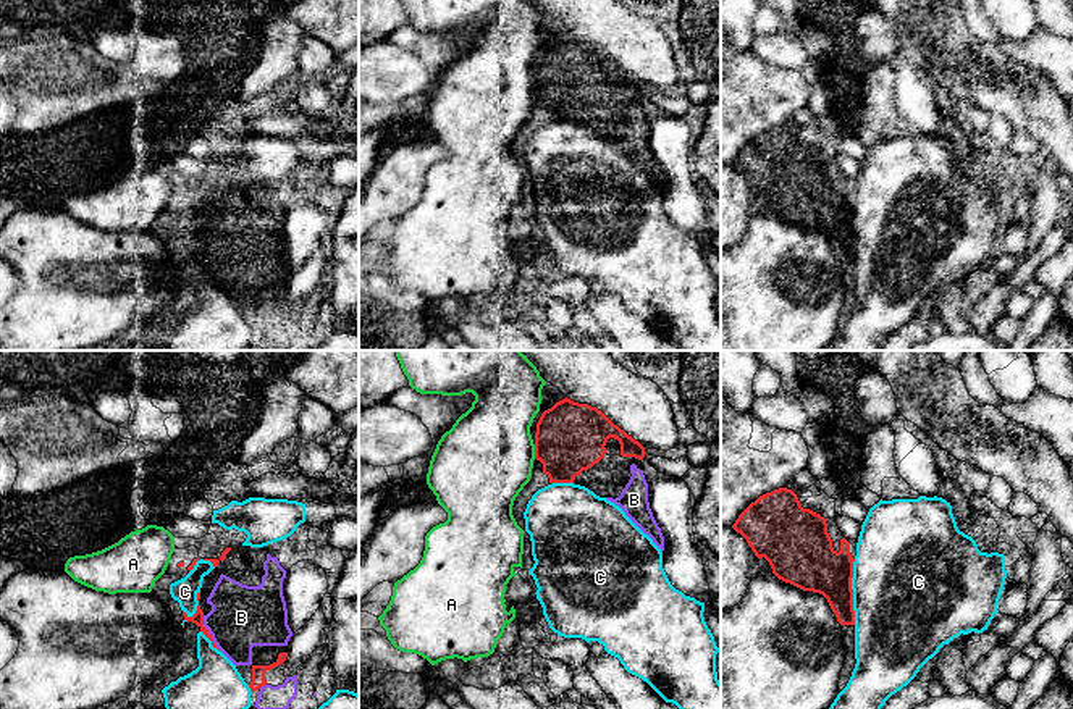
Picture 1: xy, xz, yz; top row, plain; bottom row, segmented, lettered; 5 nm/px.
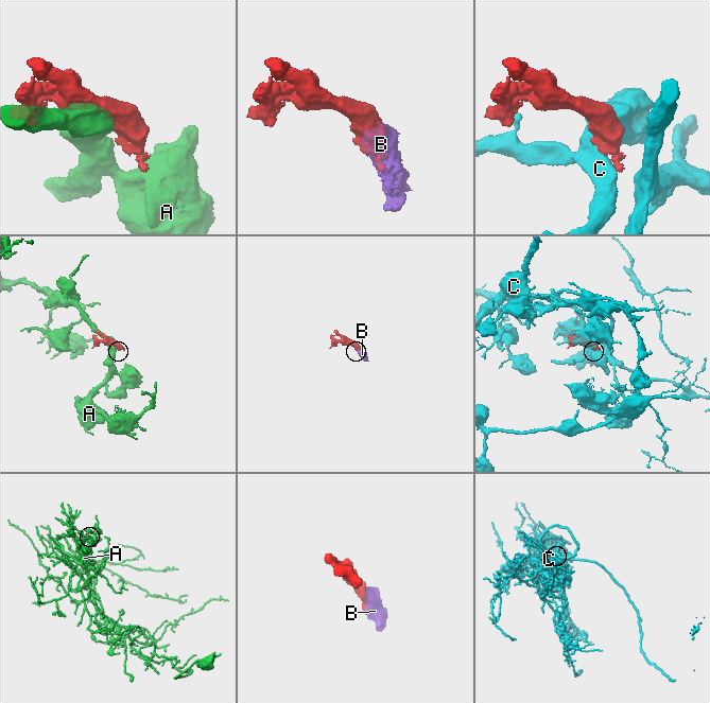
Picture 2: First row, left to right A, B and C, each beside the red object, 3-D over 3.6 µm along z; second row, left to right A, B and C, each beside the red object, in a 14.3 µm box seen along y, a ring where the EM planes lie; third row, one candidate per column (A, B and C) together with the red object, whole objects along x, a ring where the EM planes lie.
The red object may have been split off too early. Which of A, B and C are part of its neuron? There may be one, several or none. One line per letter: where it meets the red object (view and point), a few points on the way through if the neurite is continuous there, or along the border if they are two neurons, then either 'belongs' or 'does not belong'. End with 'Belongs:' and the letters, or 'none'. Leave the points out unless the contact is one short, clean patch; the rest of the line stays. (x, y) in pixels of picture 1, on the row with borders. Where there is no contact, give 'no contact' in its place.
A: contact xz (535, 451); does not belong
B: contact xy (209, 633); belongs
C: contact yz (852, 591); does not belong
Belongs: B

